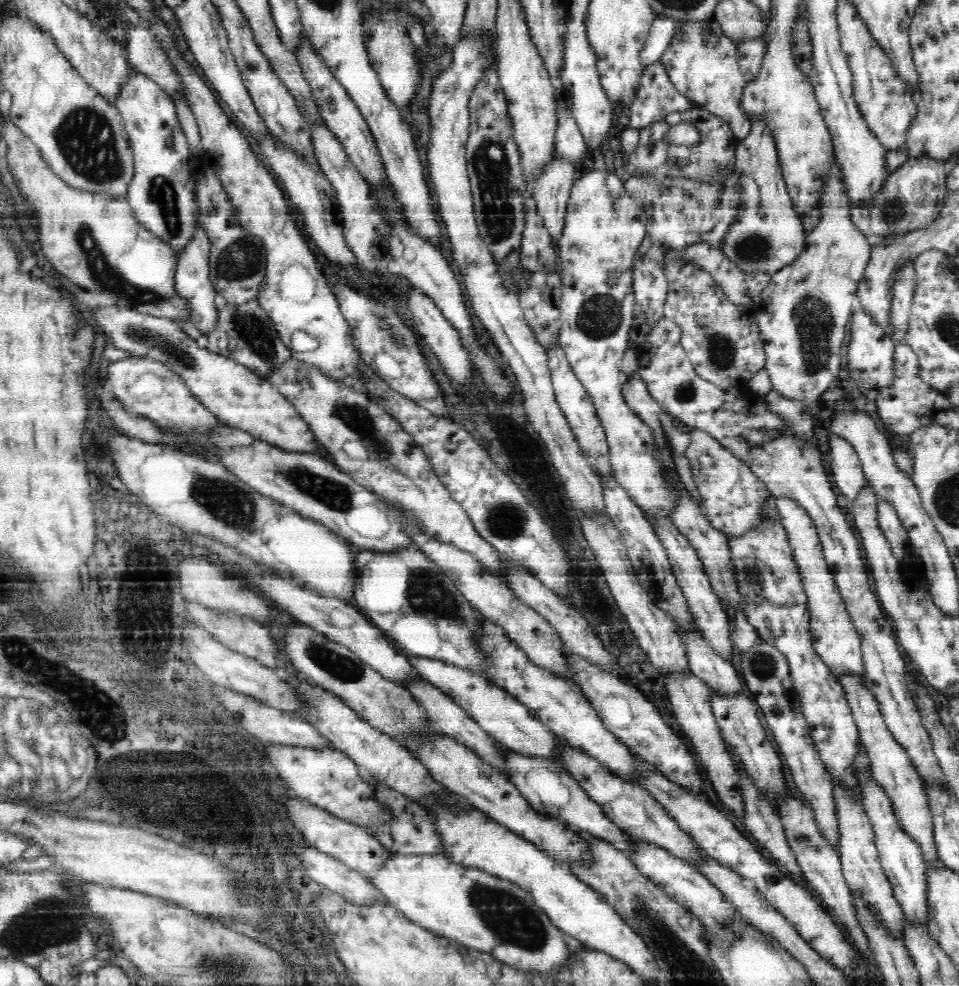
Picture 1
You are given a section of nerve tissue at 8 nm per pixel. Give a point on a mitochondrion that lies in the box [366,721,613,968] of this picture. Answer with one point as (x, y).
(510, 918)

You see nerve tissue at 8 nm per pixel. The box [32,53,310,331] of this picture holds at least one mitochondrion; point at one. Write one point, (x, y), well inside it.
(86, 141)

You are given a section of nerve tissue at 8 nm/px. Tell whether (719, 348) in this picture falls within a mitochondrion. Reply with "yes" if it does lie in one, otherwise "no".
yes

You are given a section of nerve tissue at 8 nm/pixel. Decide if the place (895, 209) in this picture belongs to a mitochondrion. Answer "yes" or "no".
yes

